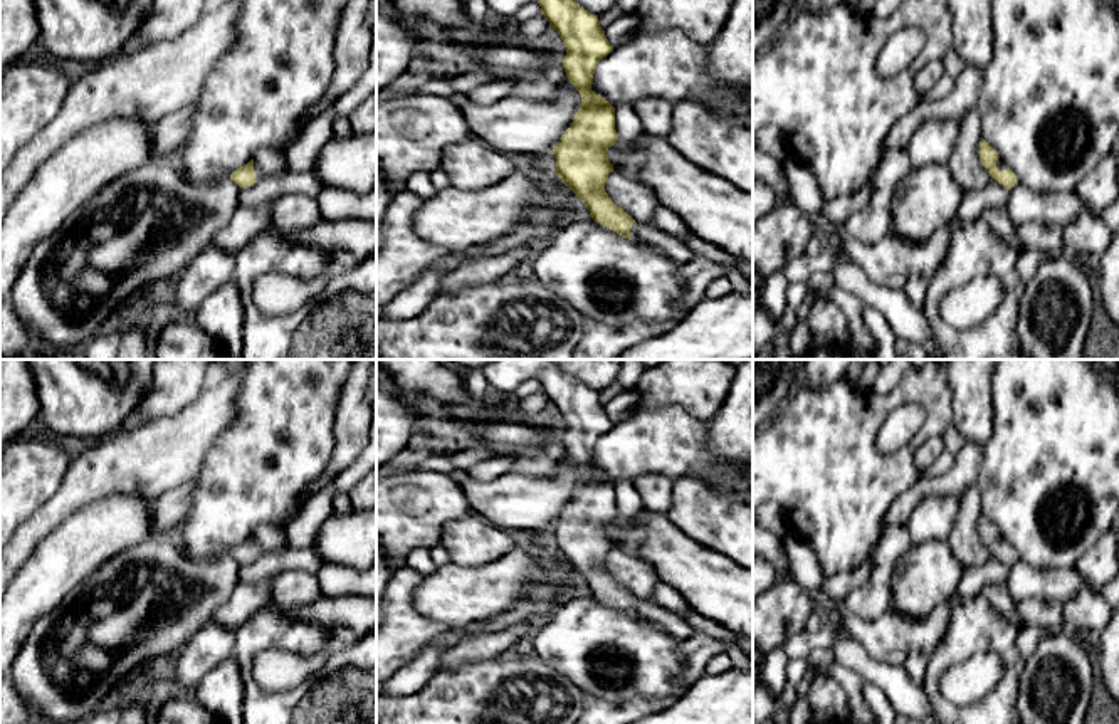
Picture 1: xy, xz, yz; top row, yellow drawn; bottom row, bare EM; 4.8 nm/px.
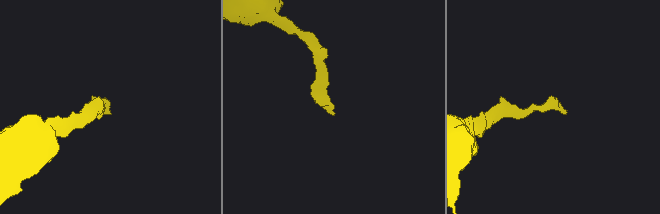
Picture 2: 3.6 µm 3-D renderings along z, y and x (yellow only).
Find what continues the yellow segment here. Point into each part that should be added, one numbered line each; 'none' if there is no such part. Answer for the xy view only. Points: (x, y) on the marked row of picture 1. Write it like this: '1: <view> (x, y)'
1: xy (266, 163)

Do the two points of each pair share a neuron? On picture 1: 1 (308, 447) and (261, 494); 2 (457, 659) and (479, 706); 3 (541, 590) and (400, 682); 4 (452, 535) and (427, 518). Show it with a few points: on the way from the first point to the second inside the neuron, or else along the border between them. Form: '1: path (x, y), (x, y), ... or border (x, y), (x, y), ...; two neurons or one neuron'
1: path (296, 459), (273, 482); one neuron
2: border (496, 655), (437, 671); two neurons
3: path (506, 619), (454, 634), (436, 650); one neuron
4: border (471, 511), (449, 519), (439, 543); two neurons

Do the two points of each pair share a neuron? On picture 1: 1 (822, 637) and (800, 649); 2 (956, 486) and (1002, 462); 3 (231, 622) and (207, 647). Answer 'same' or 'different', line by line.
1: same
2: different
3: different

